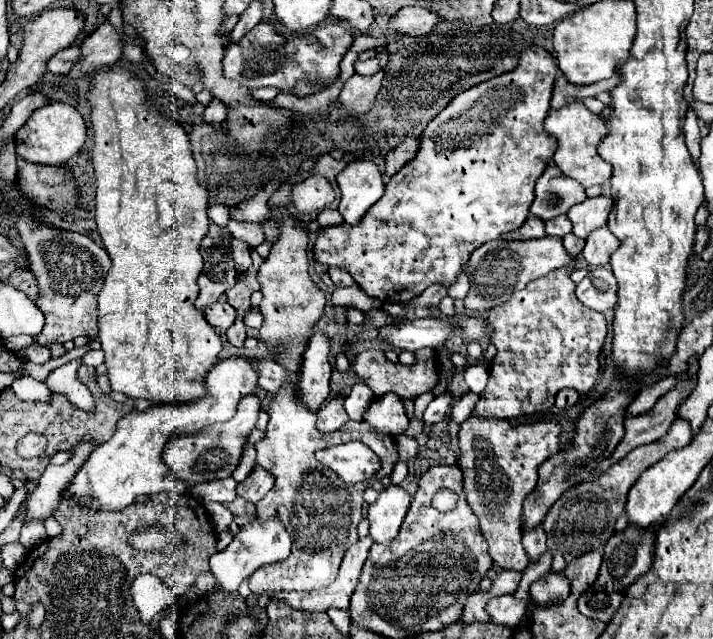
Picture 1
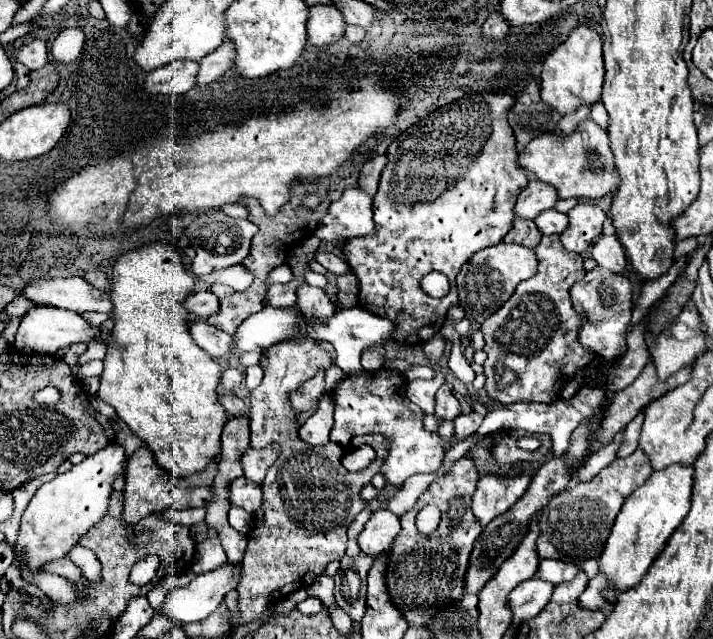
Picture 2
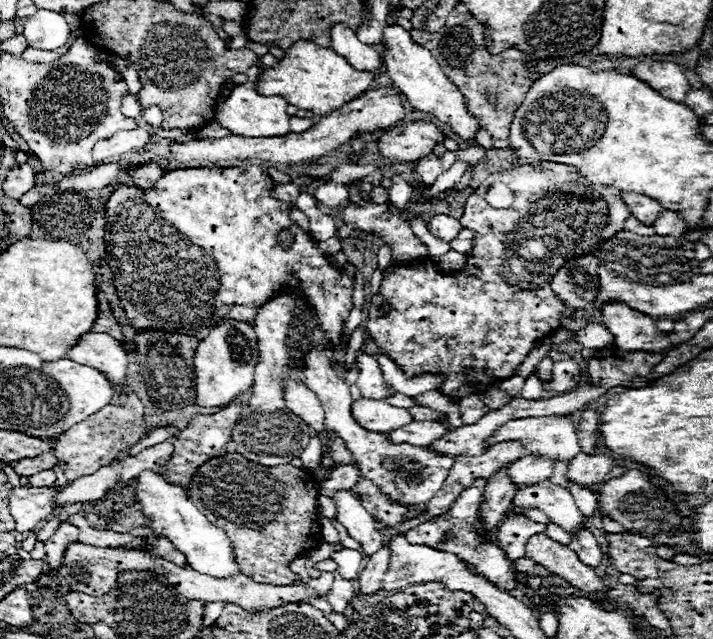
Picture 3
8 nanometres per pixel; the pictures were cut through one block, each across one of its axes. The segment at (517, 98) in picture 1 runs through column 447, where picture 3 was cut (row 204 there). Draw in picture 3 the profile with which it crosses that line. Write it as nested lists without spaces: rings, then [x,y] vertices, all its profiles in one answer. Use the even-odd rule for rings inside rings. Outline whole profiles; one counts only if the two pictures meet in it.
[[[240,166],[240,168],[184,168],[184,170],[172,170],[166,172],[152,190],[140,190],[136,186],[126,186],[120,184],[116,192],[110,196],[106,204],[106,234],[104,234],[104,244],[106,244],[106,260],[110,270],[114,272],[114,286],[118,290],[122,308],[126,312],[126,320],[134,330],[162,330],[170,334],[186,334],[202,340],[204,336],[210,334],[210,330],[218,324],[222,318],[238,320],[252,324],[254,316],[260,306],[264,306],[268,300],[272,300],[276,294],[282,294],[284,288],[302,288],[302,296],[306,298],[308,306],[316,314],[316,320],[320,324],[320,330],[324,332],[326,340],[330,342],[332,348],[338,348],[342,342],[344,334],[344,322],[348,318],[348,312],[352,310],[352,292],[354,292],[354,278],[350,278],[344,270],[336,268],[330,260],[328,254],[324,254],[320,248],[314,246],[312,236],[304,232],[292,218],[290,218],[290,208],[288,204],[276,200],[272,196],[272,178],[262,166]],[[282,228],[290,228],[294,236],[294,244],[290,250],[284,250],[278,246],[276,236]]]

